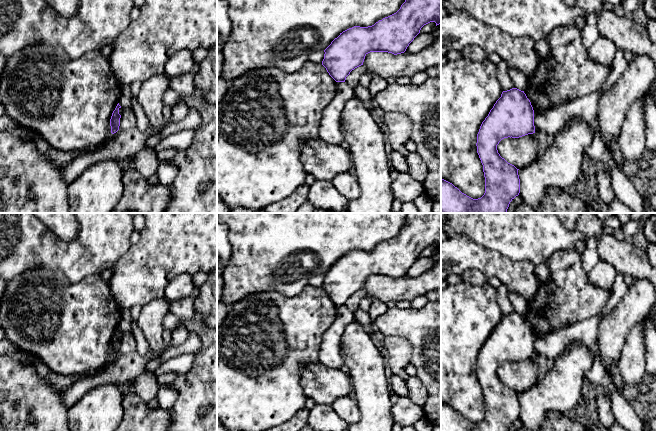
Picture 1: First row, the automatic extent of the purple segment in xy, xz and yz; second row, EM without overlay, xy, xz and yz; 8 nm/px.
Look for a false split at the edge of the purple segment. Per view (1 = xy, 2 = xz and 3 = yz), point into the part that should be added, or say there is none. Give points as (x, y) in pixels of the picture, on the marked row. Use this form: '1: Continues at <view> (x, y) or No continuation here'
1: No continuation here
2: No continuation here
3: No continuation here

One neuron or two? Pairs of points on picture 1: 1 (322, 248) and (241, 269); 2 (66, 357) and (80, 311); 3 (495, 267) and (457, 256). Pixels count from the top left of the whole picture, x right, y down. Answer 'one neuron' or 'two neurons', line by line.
1: one neuron
2: one neuron
3: one neuron

